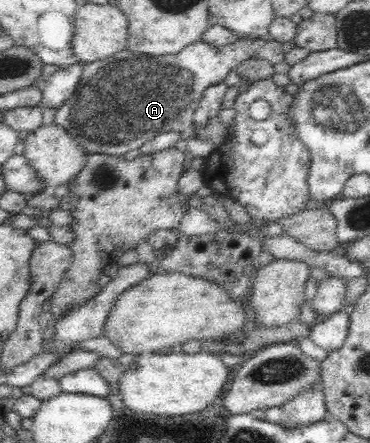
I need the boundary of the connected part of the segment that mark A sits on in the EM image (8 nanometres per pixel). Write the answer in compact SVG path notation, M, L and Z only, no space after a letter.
M246 37L225 46L211 46L197 40L177 54L165 56L140 55L127 49L120 50L113 56L82 65L82 73L72 96L56 108L54 123L64 128L67 135L88 153L120 157L141 148L145 142L165 132L177 131L188 135L198 102L210 84L224 81L231 68L238 67L243 60L253 56L267 60L272 65L283 62L285 55L281 45L277 41Z

